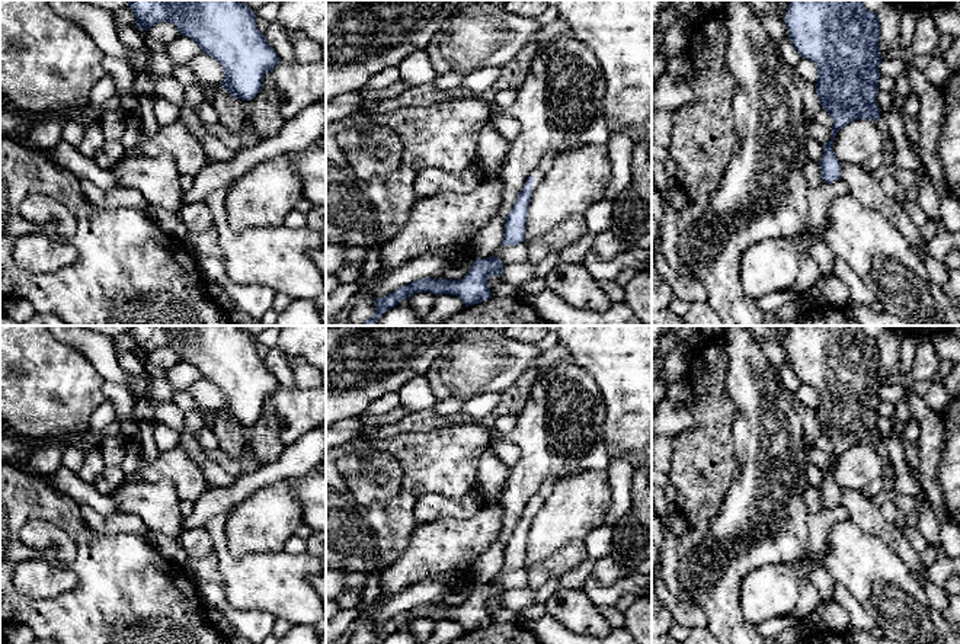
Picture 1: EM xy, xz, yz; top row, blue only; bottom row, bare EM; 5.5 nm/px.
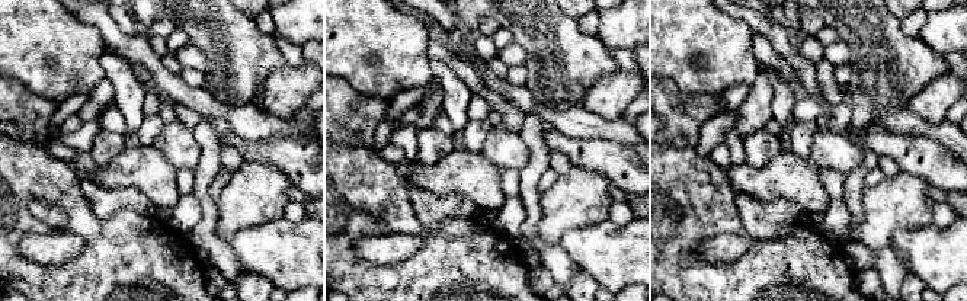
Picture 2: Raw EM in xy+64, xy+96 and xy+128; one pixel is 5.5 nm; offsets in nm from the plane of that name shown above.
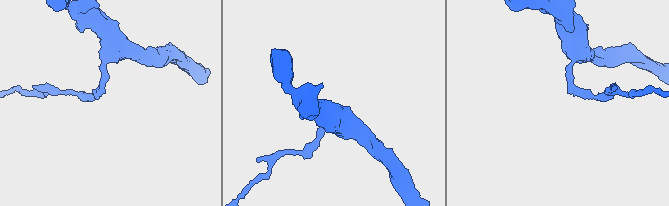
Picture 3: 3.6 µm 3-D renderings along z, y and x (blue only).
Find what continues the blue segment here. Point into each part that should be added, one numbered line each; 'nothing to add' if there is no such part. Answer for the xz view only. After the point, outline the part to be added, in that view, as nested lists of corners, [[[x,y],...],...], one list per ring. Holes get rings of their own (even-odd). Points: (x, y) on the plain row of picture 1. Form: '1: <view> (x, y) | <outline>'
1: xz (536, 499) | [[[535,493],[535,494],[529,499],[529,502],[532,502],[532,503],[535,504],[535,507],[532,509],[532,515],[535,515],[535,513],[540,510],[540,507],[544,504],[545,499],[541,497],[538,493]]]

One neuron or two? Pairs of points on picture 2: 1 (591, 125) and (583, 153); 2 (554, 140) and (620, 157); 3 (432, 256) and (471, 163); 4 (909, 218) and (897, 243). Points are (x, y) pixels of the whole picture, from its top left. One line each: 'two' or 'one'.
1: two
2: one
3: two
4: two

